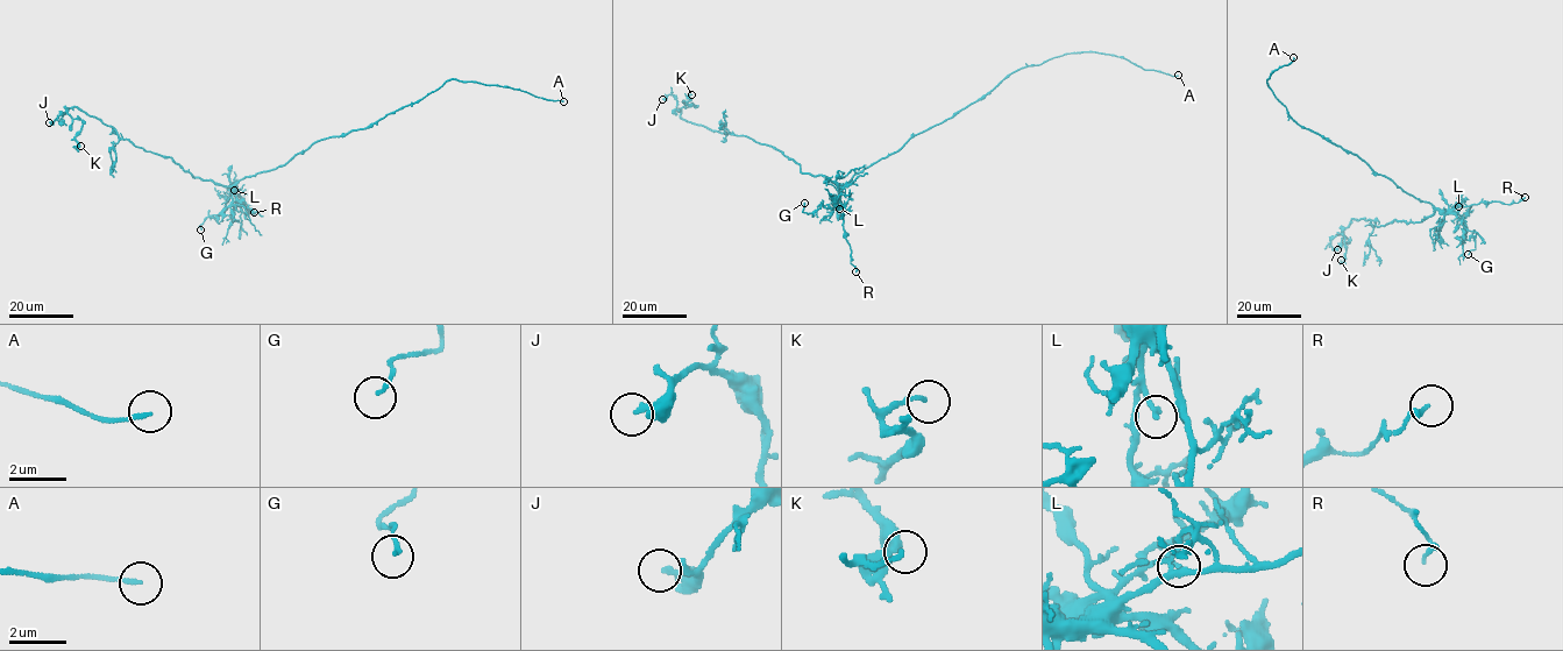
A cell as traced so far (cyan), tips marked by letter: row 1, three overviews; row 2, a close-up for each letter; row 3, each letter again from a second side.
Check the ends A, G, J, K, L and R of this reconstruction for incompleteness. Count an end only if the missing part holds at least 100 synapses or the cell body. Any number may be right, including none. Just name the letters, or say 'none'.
A

